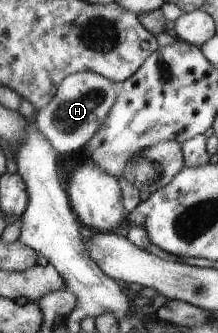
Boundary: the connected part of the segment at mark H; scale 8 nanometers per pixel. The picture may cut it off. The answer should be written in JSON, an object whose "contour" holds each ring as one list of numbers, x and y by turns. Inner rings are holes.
{"contour":[[81,71,65,77,52,102,37,112,35,124,49,138,59,154,73,154,95,136,117,100,120,84,91,71]]}

